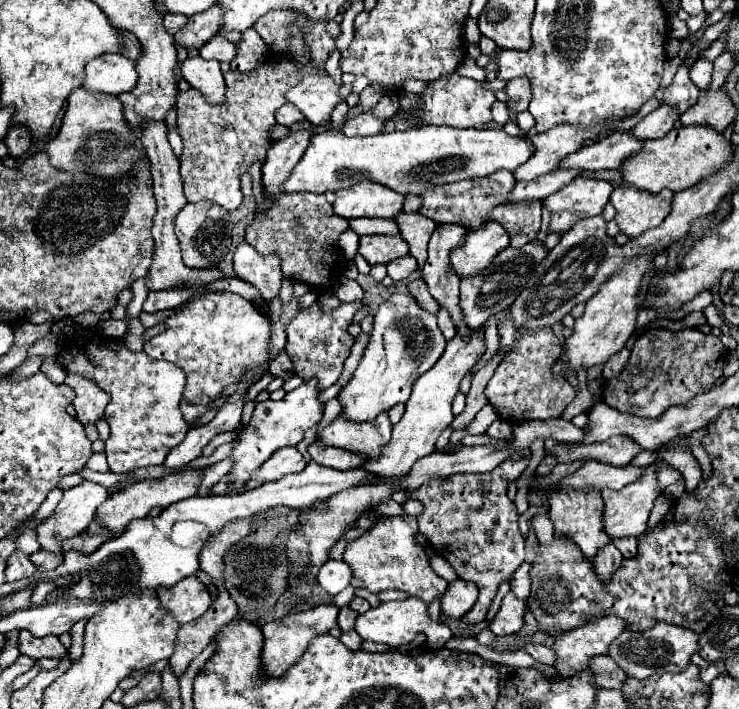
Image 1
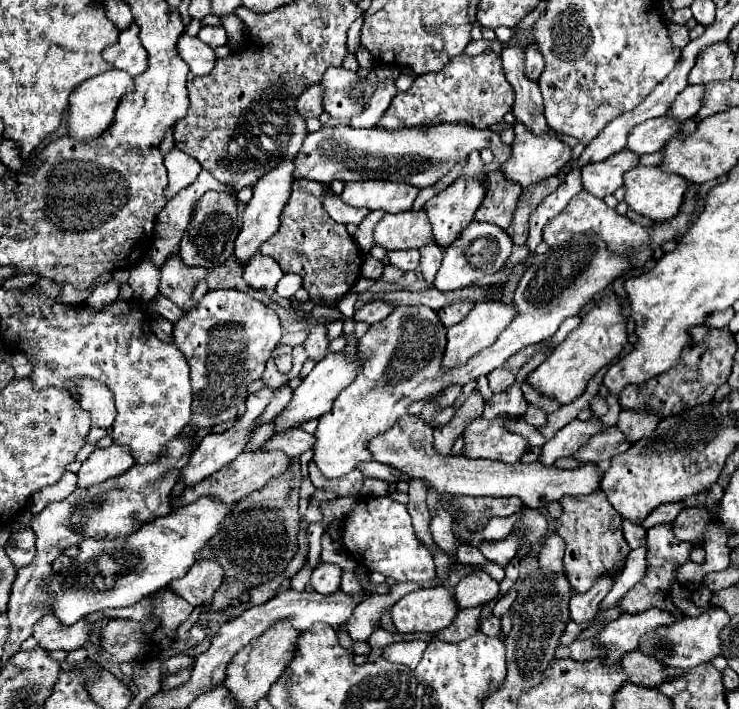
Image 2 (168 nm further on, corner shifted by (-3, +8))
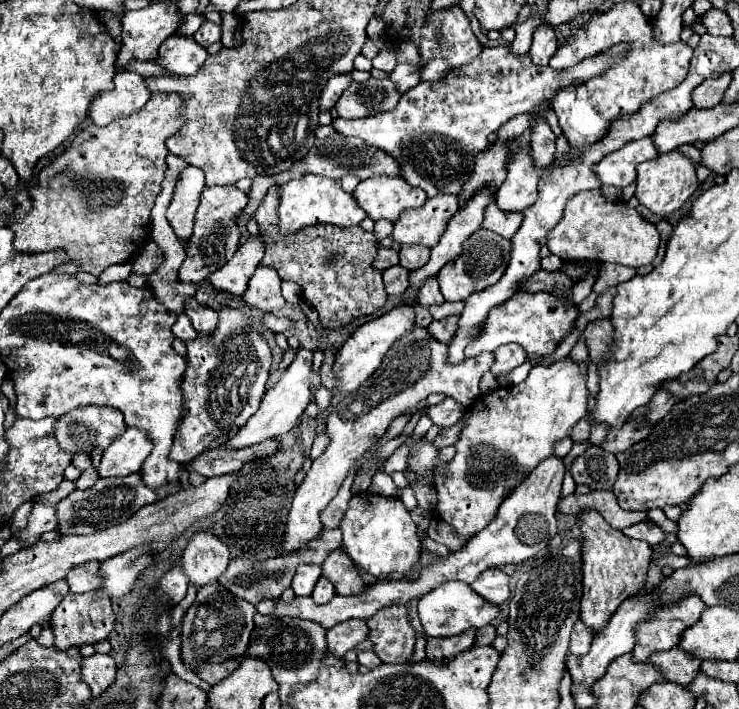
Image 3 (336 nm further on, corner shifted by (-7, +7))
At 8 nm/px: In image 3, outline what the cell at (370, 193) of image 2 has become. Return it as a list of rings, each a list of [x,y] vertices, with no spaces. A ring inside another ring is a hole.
[[[378,174],[378,176],[370,176],[366,180],[362,180],[356,190],[354,190],[354,198],[356,202],[364,208],[364,212],[368,214],[368,218],[372,218],[374,222],[380,218],[386,218],[390,222],[396,222],[402,210],[408,208],[420,208],[426,202],[426,194],[420,188],[412,188],[410,184],[404,182],[404,178],[400,176],[386,176],[386,174]]]

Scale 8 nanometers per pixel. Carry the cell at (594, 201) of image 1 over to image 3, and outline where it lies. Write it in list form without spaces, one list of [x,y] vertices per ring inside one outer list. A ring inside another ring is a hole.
[[[648,136],[622,146],[618,152],[604,156],[596,164],[596,174],[604,186],[624,188],[636,180],[636,166],[644,160],[654,160],[656,156],[656,146]]]

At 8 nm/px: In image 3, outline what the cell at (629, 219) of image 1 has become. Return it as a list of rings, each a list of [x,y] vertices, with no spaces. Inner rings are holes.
[[[672,150],[668,154],[660,154],[654,160],[642,162],[638,166],[638,178],[636,178],[636,198],[640,200],[642,206],[656,214],[670,214],[678,210],[698,188],[698,178],[696,178],[696,164],[684,156],[678,150]]]

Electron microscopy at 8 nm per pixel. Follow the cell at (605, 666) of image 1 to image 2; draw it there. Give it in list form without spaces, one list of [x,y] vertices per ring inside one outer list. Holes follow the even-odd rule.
[[[630,651],[622,657],[620,661],[622,673],[626,675],[626,681],[644,685],[644,687],[654,687],[660,681],[666,679],[664,665],[660,665],[656,659],[640,653],[640,651]]]

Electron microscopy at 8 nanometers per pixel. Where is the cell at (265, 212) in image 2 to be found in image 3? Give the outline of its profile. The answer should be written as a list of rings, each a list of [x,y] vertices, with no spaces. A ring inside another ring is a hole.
[[[258,234],[254,240],[248,240],[244,246],[238,246],[234,258],[228,260],[228,264],[224,264],[220,270],[208,276],[210,286],[218,292],[230,294],[232,298],[240,298],[246,292],[248,280],[258,268],[262,256],[264,256],[264,242]]]

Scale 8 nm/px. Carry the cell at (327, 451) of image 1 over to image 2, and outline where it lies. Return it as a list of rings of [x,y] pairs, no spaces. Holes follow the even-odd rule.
[[[292,429],[292,433],[284,433],[284,437],[276,437],[276,441],[268,439],[262,449],[280,449],[292,457],[300,457],[304,451],[314,449],[316,437],[302,431],[302,429]]]

